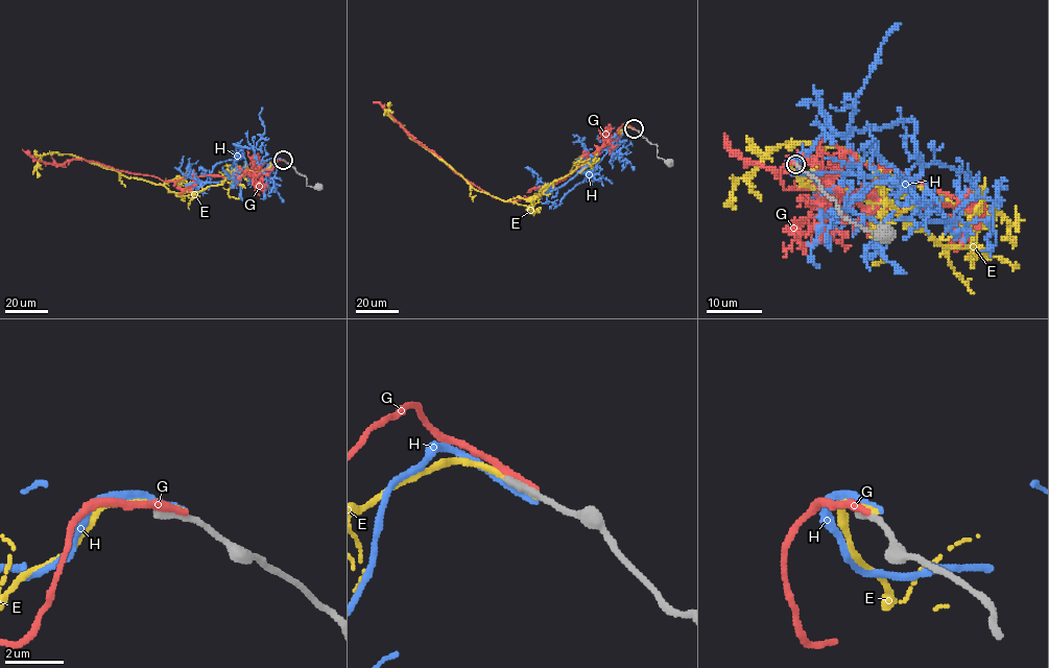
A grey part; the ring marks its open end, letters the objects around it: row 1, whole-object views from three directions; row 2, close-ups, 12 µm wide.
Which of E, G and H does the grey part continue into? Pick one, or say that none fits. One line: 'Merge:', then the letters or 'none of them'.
Merge: none of them

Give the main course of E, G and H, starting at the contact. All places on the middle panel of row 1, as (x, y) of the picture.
E: (633, 128), (619, 132), (588, 162), (537, 195), (503, 200), (477, 191), (410, 138), (388, 116), (389, 101)
G: (633, 128), (622, 124), (591, 159), (538, 194), (505, 200), (455, 172), (373, 101)
H: (633, 128), (626, 125), (619, 140), (592, 169), (578, 171), (555, 189), (541, 182), (530, 169), (534, 175)

